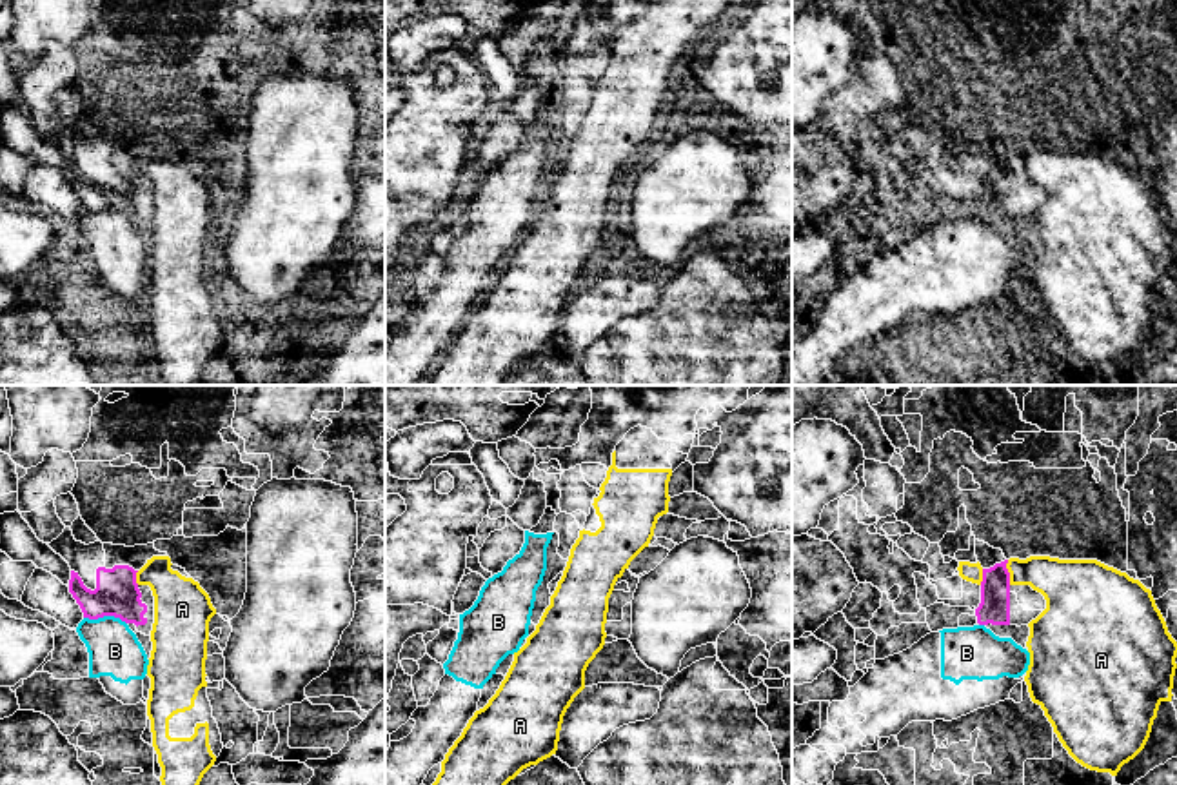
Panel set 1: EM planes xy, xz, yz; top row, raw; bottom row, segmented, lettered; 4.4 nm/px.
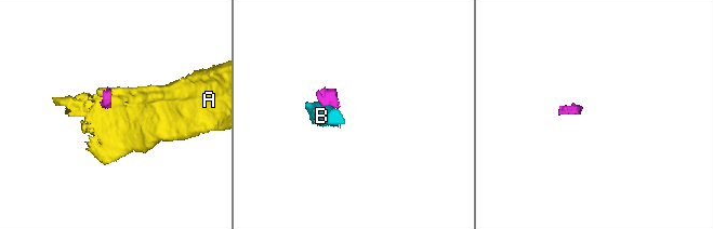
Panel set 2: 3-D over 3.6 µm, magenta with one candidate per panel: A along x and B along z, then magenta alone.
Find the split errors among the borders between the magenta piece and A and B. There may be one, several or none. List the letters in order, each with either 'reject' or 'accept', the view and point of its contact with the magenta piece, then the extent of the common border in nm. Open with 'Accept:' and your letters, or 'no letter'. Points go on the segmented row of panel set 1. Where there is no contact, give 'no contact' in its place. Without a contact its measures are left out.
Accept: no letter
A: reject; meets magenta in yz at (1008, 573); contact 110 nm long
B: reject; meets magenta in xy at (106, 615); contact 190 nm long

